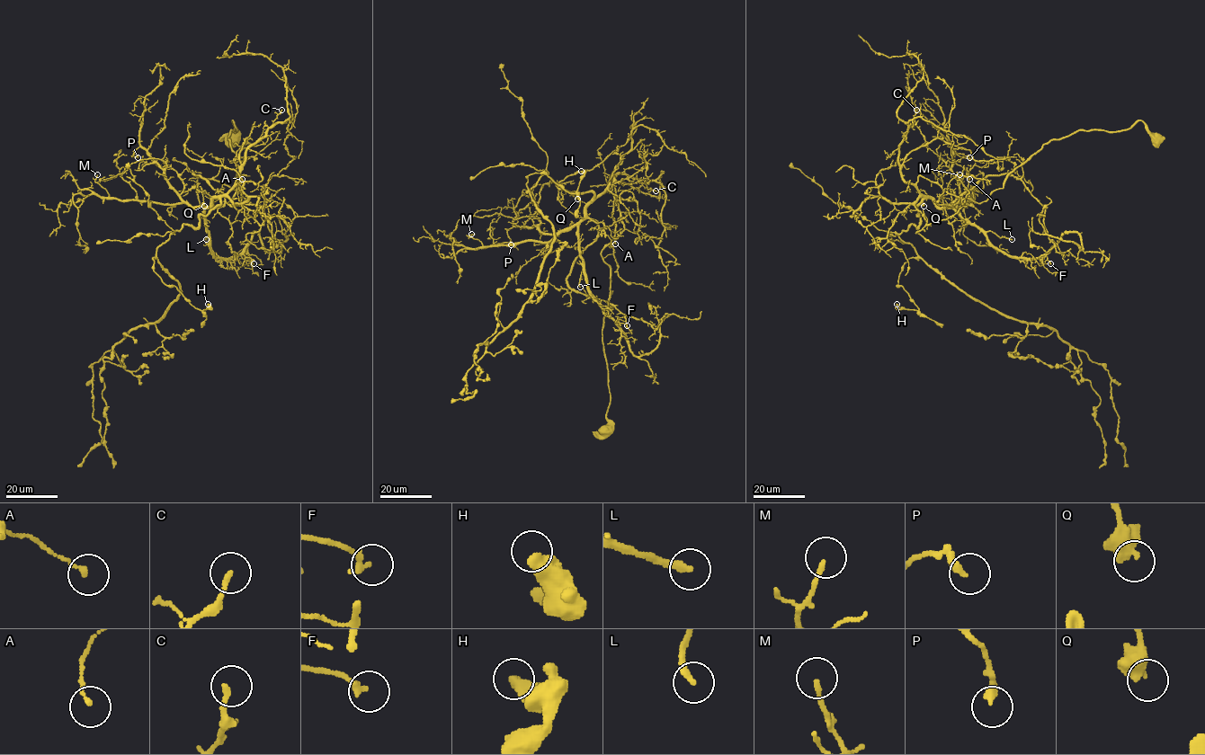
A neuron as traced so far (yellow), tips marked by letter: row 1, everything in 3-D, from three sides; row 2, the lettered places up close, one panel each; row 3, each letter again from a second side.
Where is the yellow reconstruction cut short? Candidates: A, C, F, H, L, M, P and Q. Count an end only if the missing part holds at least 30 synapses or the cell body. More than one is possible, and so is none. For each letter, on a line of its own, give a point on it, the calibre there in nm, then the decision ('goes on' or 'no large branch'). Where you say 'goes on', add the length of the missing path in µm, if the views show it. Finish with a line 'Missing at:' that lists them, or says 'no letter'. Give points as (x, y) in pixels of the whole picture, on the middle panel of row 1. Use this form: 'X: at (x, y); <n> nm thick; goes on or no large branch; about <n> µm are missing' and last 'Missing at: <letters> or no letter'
A: at (615, 244); 150 nm thick; no large branch
C: at (656, 190); 180 nm thick; no large branch
F: at (627, 325); 240 nm thick; no large branch
H: at (581, 171); 480 nm thick; no large branch
L: at (580, 287); 260 nm thick; goes on; about 30 µm are missing
M: at (471, 234); 150 nm thick; no large branch
P: at (511, 244); 280 nm thick; no large branch
Q: at (577, 199); 460 nm thick; no large branch
Missing at: L

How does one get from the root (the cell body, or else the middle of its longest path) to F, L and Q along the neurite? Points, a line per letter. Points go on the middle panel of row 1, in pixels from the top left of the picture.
F: (606, 430), (610, 267), (601, 252), (615, 221), (604, 191), (578, 226), (578, 252), (591, 296), (627, 325)
L: (606, 430), (610, 267), (601, 252), (615, 227), (609, 191), (578, 226), (580, 287)
Q: (606, 430), (610, 267), (601, 252), (615, 234), (614, 196), (577, 199)

